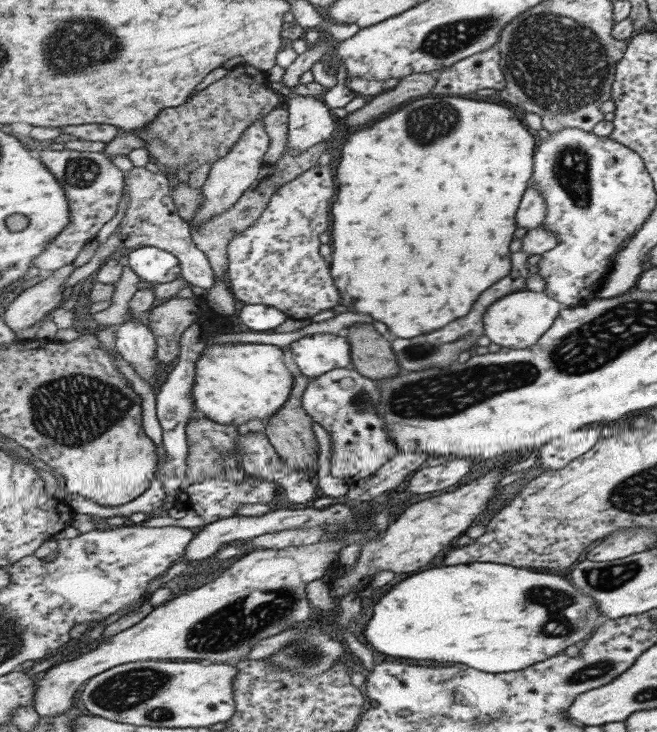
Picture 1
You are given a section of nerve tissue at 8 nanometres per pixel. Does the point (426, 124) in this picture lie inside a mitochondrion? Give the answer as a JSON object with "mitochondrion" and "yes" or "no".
{"mitochondrion":"yes"}

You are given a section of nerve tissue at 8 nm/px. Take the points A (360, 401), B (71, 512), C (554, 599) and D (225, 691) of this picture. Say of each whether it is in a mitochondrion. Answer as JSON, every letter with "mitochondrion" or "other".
{"A":"mitochondrion","B":"other","C":"mitochondrion","D":"other"}

